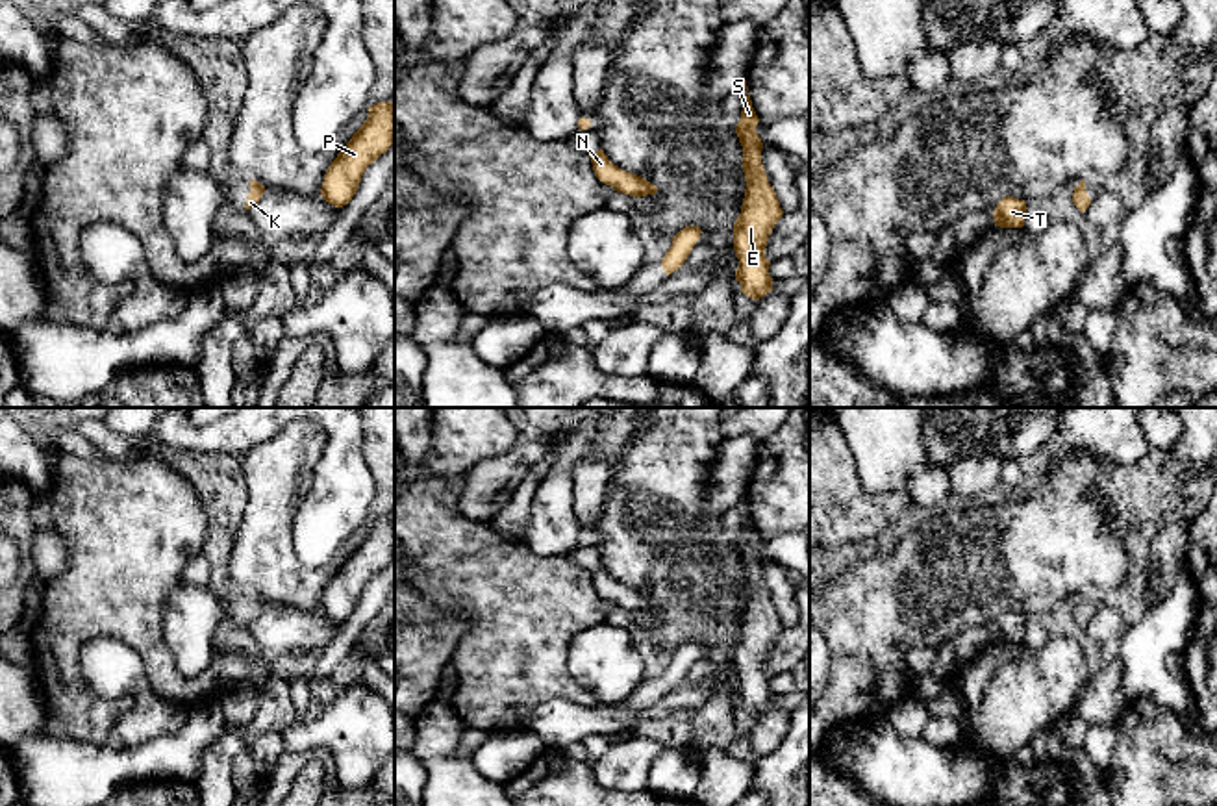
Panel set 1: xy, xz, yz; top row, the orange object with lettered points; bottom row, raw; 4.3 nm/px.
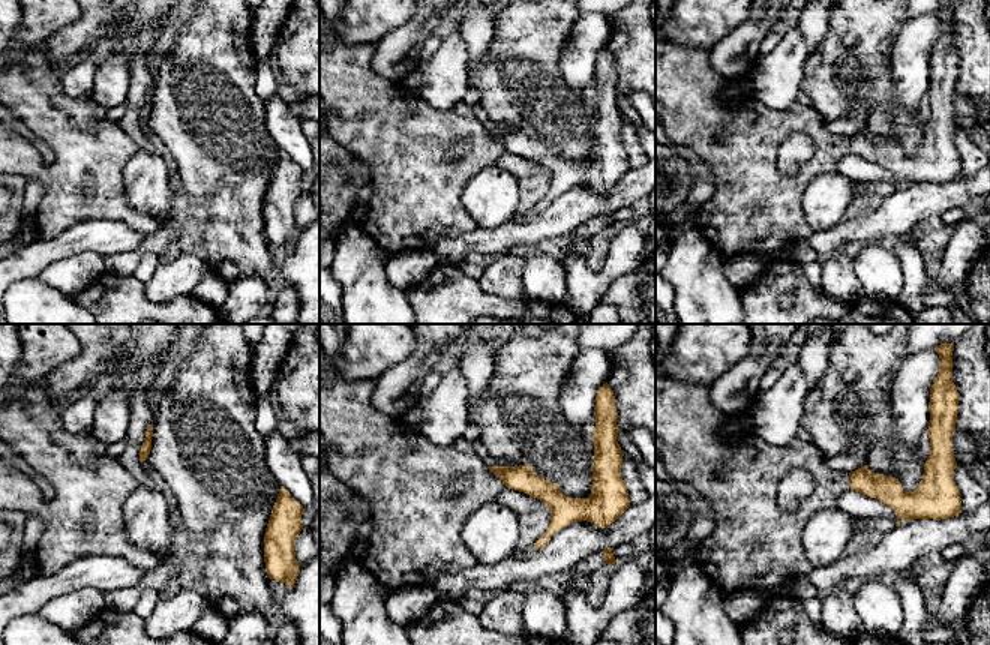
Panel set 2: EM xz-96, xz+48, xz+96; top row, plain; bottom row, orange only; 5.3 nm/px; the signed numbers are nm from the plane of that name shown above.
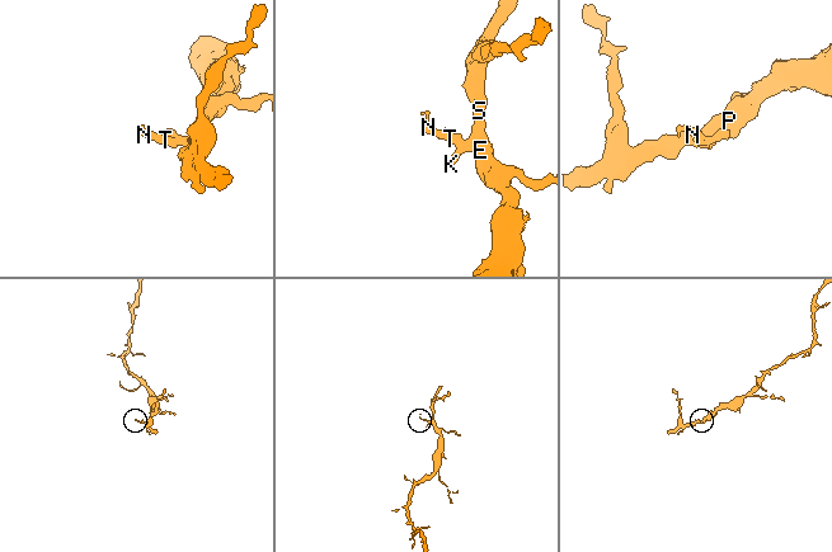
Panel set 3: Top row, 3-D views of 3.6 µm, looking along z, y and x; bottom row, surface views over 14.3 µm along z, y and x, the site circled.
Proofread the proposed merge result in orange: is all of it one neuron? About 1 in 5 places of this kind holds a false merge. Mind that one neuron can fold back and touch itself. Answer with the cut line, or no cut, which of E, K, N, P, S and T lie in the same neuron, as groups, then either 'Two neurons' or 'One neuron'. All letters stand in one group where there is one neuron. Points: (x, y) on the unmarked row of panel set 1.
No split. Groups: E K N P S T. One neuron

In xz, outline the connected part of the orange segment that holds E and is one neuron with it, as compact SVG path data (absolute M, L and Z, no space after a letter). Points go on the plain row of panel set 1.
M748 508L739 539L735 541L743 561L747 604L741 628L734 639L734 665L739 674L735 695L741 699L741 708L754 715L772 706L771 676L765 673L765 661L774 639L784 630L761 578L763 558L756 547L758 537L759 534Z

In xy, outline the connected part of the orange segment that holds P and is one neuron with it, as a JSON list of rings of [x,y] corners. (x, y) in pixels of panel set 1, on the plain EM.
[[[378,517],[369,532],[337,569],[324,589],[320,610],[335,621],[346,621],[356,610],[361,591],[370,578],[395,558],[395,517]]]

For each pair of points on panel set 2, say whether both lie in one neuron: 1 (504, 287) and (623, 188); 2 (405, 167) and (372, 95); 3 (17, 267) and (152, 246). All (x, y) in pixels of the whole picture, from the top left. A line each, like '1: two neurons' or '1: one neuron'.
1: two neurons
2: one neuron
3: two neurons

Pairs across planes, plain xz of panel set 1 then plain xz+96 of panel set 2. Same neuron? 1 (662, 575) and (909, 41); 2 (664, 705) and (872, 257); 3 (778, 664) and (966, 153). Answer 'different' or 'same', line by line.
1: different
2: different
3: different

